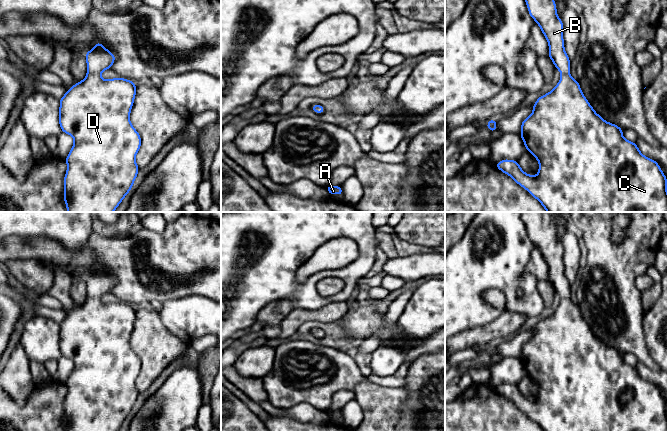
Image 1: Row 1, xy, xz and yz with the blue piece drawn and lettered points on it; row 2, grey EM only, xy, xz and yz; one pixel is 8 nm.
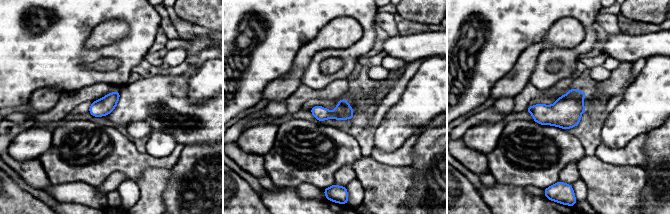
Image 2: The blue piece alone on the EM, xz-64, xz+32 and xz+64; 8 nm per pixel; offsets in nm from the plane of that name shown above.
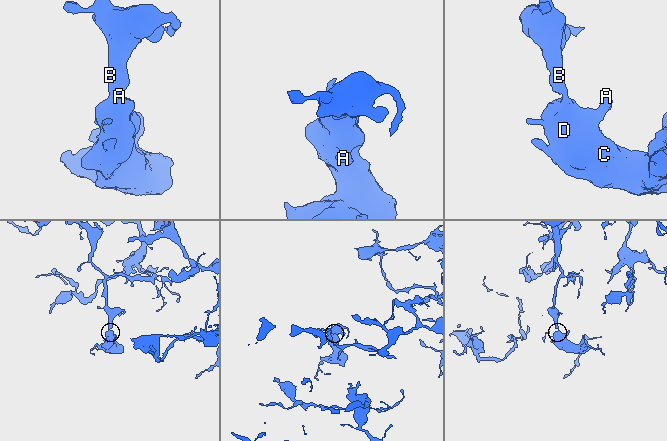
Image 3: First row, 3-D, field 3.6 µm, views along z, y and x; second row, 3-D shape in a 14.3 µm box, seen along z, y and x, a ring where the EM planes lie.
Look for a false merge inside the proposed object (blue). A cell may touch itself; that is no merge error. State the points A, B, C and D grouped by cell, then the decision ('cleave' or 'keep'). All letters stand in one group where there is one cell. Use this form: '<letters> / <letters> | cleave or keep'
A B C D | keep

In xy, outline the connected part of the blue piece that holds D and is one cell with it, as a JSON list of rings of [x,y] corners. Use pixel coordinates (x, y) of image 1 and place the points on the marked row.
[[[101,43],[85,53],[87,76],[76,83],[60,99],[59,123],[62,132],[74,138],[73,147],[66,157],[67,172],[64,176],[64,201],[68,212],[113,212],[131,190],[139,167],[135,156],[141,145],[139,133],[131,125],[129,116],[136,94],[136,84],[124,78],[102,79],[99,75],[110,69],[115,56]]]

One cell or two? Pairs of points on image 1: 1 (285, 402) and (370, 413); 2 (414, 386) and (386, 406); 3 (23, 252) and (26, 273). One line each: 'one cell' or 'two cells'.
1: two cells
2: two cells
3: two cells

